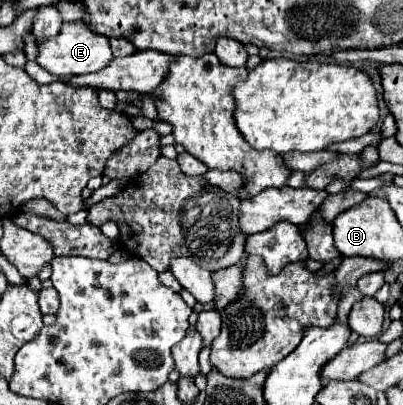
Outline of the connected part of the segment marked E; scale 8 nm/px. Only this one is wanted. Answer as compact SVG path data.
M64 23L62 31L54 39L46 39L46 43L38 45L38 65L44 67L48 73L54 75L84 75L84 73L94 73L104 69L112 59L112 49L110 49L110 39L106 35L94 35L92 31L86 31L82 23Z

